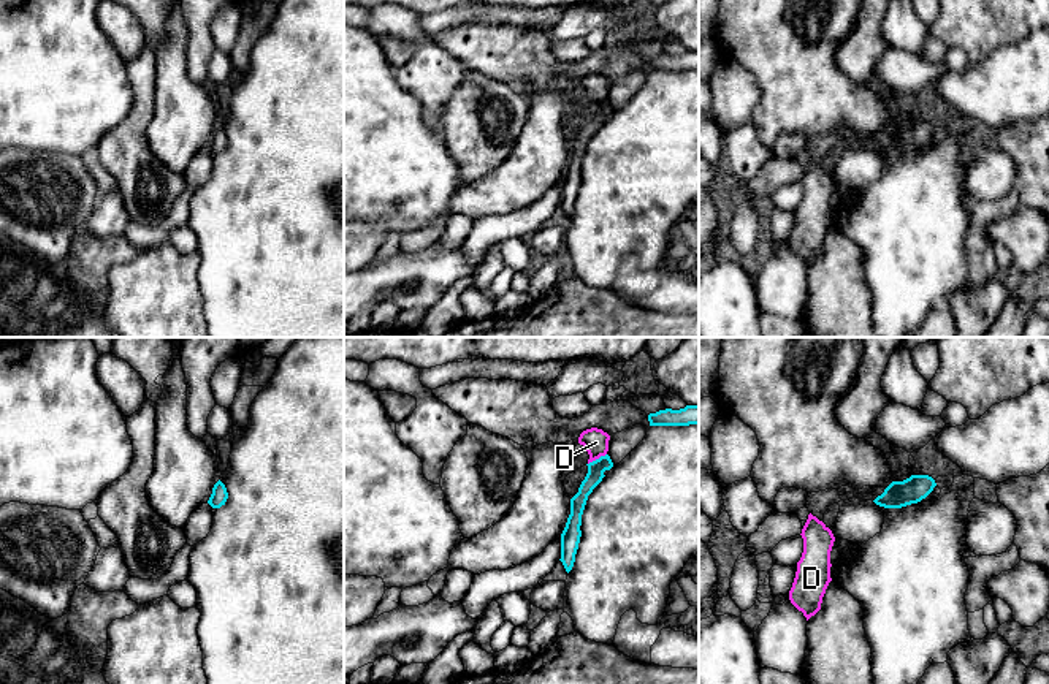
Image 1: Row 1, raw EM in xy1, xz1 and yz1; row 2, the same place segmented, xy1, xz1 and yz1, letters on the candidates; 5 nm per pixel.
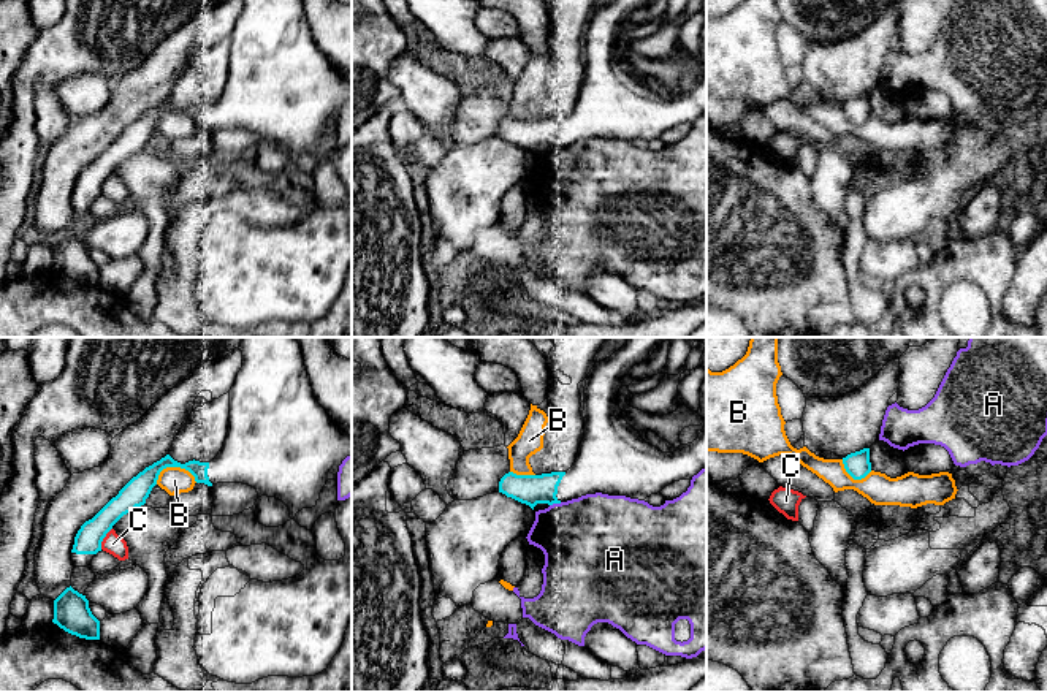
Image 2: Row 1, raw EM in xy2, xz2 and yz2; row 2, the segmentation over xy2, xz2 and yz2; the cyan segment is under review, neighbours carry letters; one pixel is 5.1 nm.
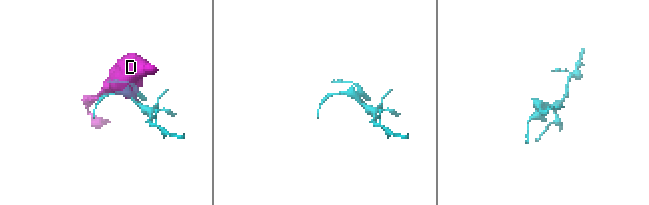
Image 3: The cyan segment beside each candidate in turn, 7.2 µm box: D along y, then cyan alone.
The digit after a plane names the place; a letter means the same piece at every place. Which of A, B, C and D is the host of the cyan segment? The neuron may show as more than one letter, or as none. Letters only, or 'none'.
none

